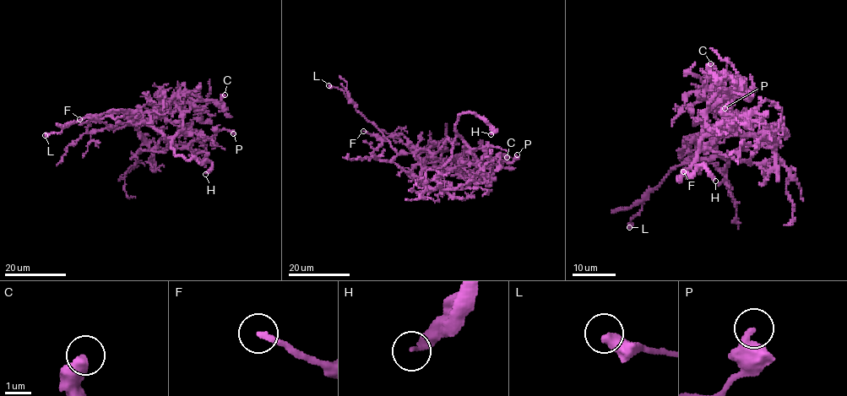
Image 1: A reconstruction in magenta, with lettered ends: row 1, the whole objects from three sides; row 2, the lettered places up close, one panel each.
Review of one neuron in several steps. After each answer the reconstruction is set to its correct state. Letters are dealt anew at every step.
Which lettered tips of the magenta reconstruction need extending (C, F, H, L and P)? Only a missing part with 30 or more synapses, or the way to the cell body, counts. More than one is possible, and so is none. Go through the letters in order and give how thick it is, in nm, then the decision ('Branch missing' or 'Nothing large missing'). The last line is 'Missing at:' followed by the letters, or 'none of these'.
C: Thickness 550 nm. Nothing large missing
F: Thickness 200 nm. Nothing large missing
H: Thickness 300 nm. Branch missing
L: Thickness 500 nm. Nothing large missing
P: Thickness 440 nm. Nothing large missing
Missing at: H

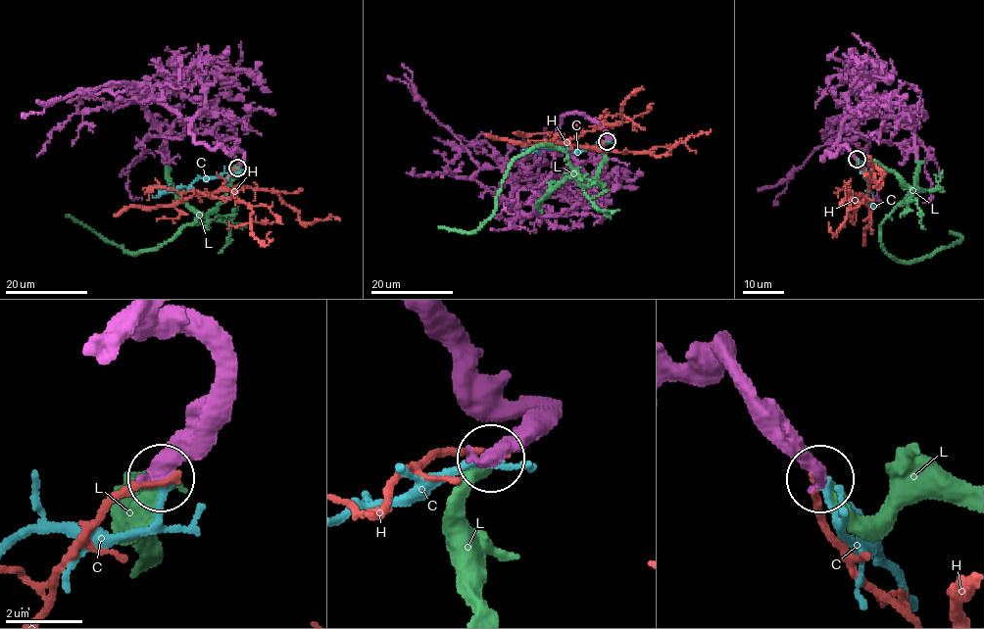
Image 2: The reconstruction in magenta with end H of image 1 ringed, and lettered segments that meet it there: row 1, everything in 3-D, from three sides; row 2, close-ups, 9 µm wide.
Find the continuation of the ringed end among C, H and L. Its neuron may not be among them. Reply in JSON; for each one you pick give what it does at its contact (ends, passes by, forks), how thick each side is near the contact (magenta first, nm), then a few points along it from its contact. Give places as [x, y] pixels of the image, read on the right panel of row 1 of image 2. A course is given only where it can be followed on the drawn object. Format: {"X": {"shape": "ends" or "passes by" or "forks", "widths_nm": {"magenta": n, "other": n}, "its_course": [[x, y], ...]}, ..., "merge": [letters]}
{"L": {"shape": "ends", "widths_nm": {"magenta": 420, "other": 420}, "its_course": [[857, 160], [880, 163], [910, 190], [881, 225], [890, 256], [931, 256], [960, 239], [949, 232]]}, "merge": ["L"]}

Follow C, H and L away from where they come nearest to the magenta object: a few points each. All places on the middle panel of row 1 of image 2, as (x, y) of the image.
C: (607, 142), (582, 151), (549, 147), (522, 150)
H: (607, 141), (595, 147), (566, 142), (588, 130), (615, 124), (622, 120), (624, 100), (641, 89)
L: (607, 142), (605, 163), (587, 185), (558, 148), (533, 147), (514, 160), (493, 213), (477, 229), (439, 226)

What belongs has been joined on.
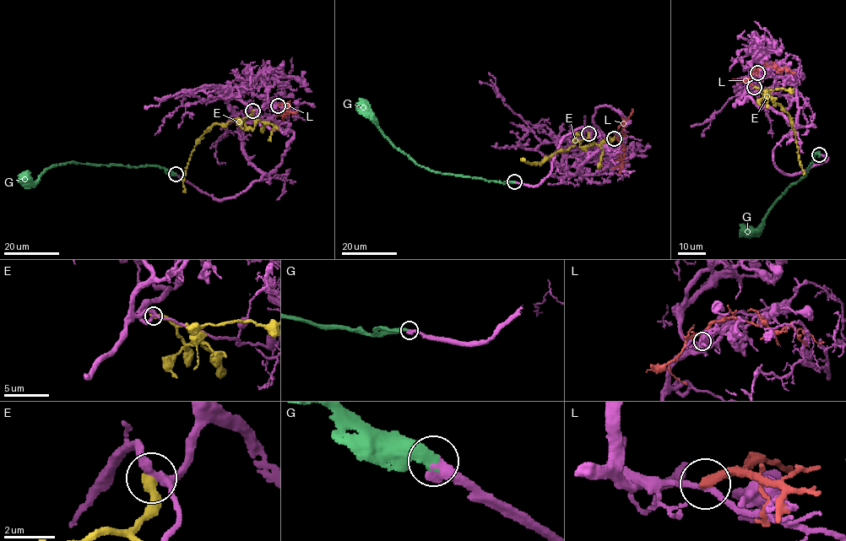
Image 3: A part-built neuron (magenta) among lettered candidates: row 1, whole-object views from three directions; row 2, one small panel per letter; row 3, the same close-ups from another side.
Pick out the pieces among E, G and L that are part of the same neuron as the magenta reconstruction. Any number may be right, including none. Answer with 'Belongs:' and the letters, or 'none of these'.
Belongs: G

